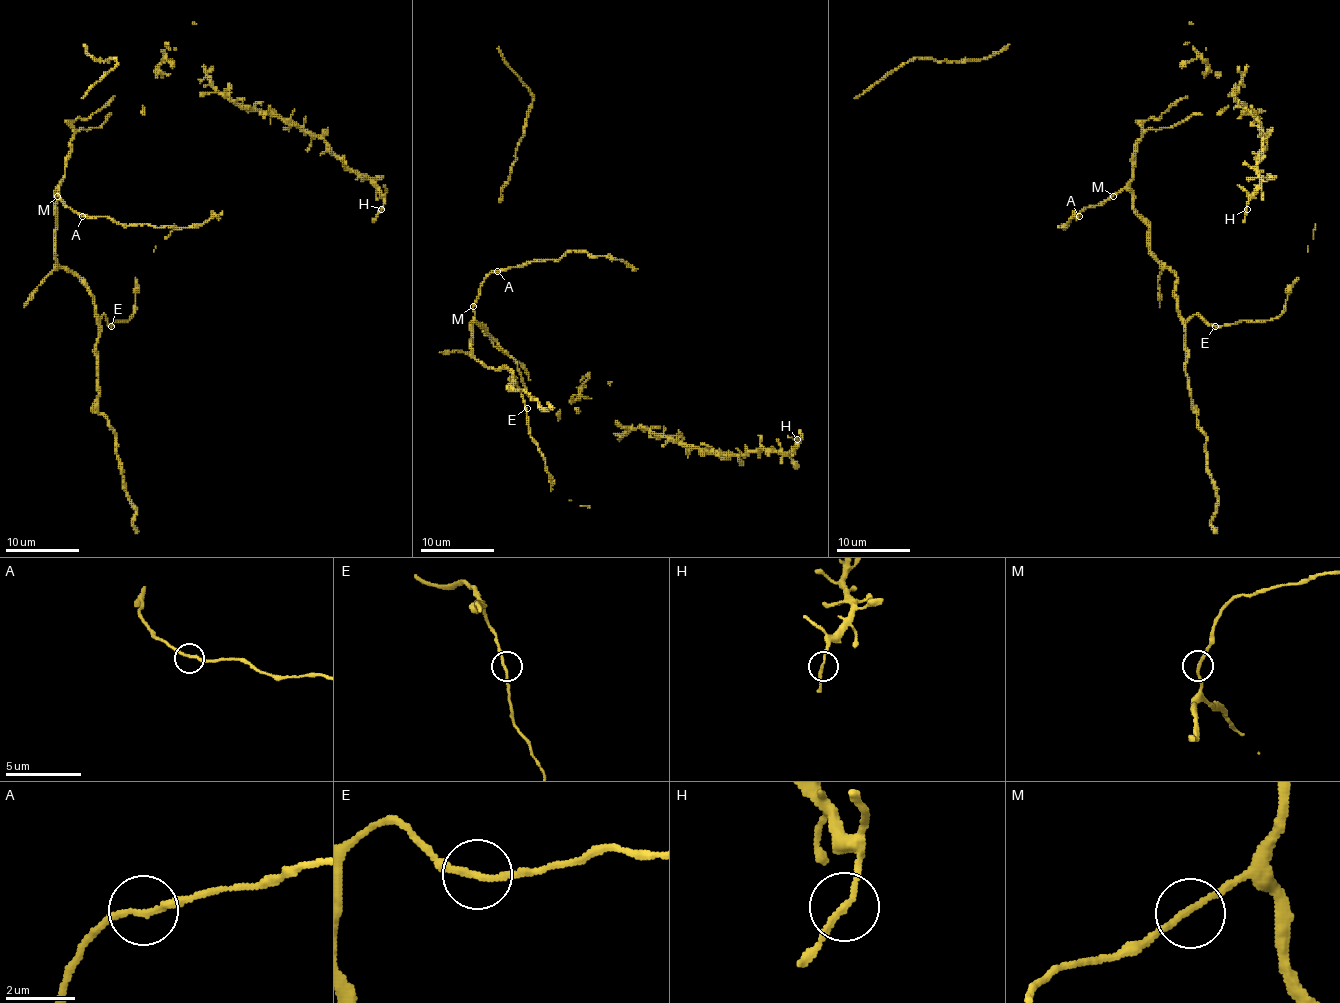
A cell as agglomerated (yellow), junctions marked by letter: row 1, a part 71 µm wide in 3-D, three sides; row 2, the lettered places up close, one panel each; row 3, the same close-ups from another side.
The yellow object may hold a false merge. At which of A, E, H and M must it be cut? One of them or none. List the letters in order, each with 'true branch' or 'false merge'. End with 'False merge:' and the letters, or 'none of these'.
A: true branch
E: true branch
H: true branch
M: true branch
False merge: none of these

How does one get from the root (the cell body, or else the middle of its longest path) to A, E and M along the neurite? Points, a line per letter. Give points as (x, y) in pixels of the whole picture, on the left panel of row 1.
A: (74, 137), (57, 194), (65, 205), (81, 216)
E: (74, 137), (55, 194), (55, 261), (80, 279), (93, 298), (94, 315), (100, 320), (104, 315), (111, 326)
M: (74, 137), (57, 196)

